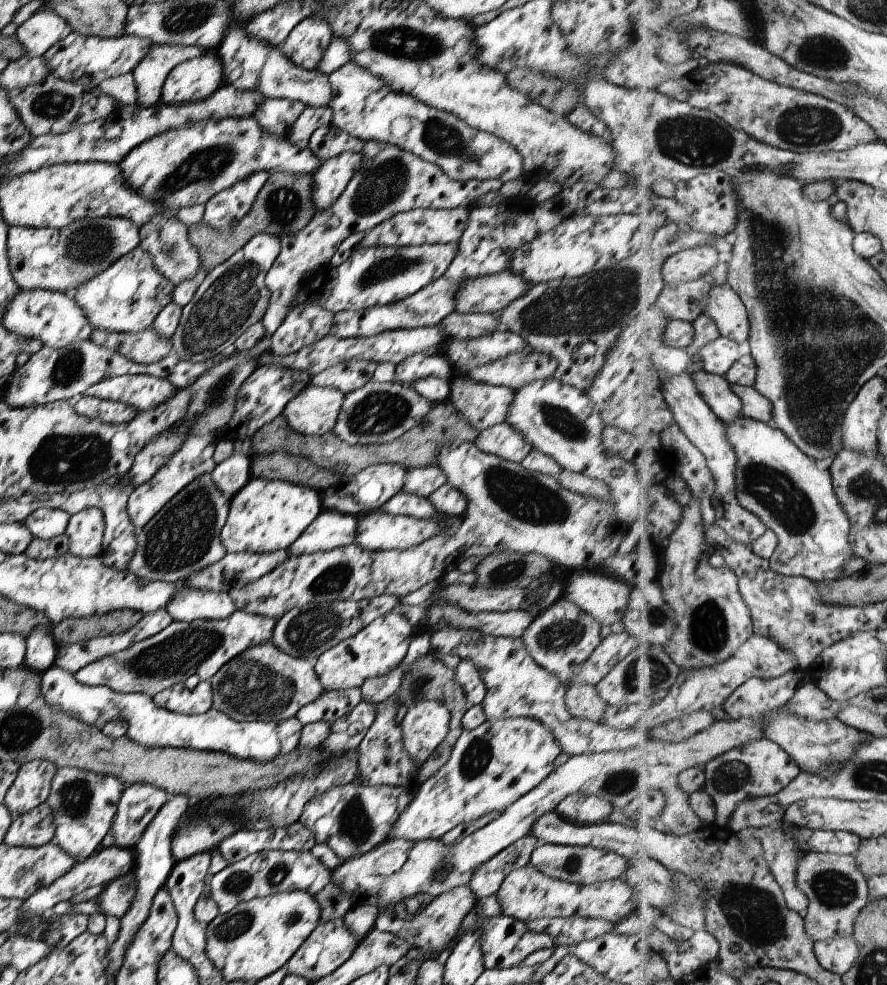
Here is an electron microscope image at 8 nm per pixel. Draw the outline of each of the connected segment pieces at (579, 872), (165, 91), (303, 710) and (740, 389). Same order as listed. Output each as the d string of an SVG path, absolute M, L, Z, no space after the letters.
M537 844L531 851L529 864L544 875L562 880L568 883L590 885L622 878L626 868L629 866L627 860L620 854L606 851L592 846L573 846L556 844Z
M215 51L180 62L165 77L160 100L178 105L206 99L223 84L222 64Z
M358 688L342 691L323 691L313 702L302 706L294 714L299 724L306 725L317 721L331 724L345 715L362 700Z
M730 383L735 394L742 400L742 414L745 417L753 417L758 421L774 425L774 408L770 398L761 394L753 387L746 387L740 384Z

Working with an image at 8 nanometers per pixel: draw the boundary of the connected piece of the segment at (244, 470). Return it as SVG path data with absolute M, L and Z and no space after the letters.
M232 452L210 472L215 488L227 498L231 498L251 478L250 463L248 456Z

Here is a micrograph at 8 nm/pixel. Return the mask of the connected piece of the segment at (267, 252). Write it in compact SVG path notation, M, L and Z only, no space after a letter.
M257 233L227 260L200 276L192 299L182 306L179 322L170 337L173 352L181 360L201 362L215 355L233 353L233 342L242 331L262 319L269 300L265 273L280 251L277 235Z

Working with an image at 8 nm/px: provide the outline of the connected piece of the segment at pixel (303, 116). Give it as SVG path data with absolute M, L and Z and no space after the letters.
M306 106L297 116L297 120L291 124L287 135L289 143L301 150L308 148L308 138L311 133L320 126L329 125L331 118L330 106L326 106L323 111L313 106Z

